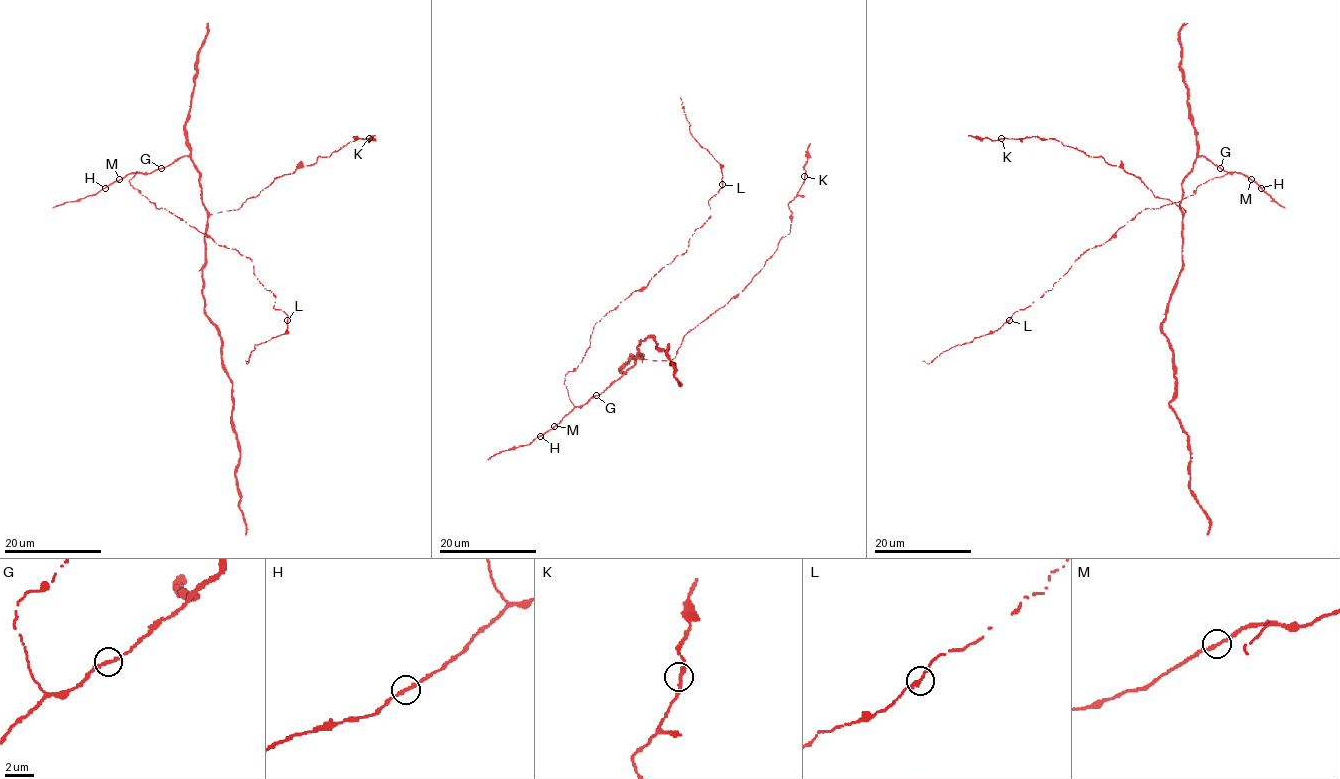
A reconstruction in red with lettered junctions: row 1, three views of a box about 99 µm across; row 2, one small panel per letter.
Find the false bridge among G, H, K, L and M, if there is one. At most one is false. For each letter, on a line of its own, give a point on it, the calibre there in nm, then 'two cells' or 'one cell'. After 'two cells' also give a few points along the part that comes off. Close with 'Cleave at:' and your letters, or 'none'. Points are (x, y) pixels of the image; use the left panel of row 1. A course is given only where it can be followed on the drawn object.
G: place (161, 168); calibre 260 nm; one cell
H: place (105, 188); calibre 260 nm; one cell
K: place (369, 138); calibre 280 nm; one cell
L: place (287, 320); calibre 280 nm; one cell
M: place (119, 179); calibre 280 nm; one cell
Cleave at: none

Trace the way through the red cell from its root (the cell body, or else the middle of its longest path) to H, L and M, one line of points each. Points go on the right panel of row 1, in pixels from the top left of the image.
H: (1231, 173), (1241, 172), (1261, 188)
L: (1231, 173), (1208, 179), (1193, 195), (1180, 201), (1138, 212), (1102, 245), (1080, 255), (1052, 290), (1009, 320)
M: (1231, 173), (1241, 172), (1251, 179)

